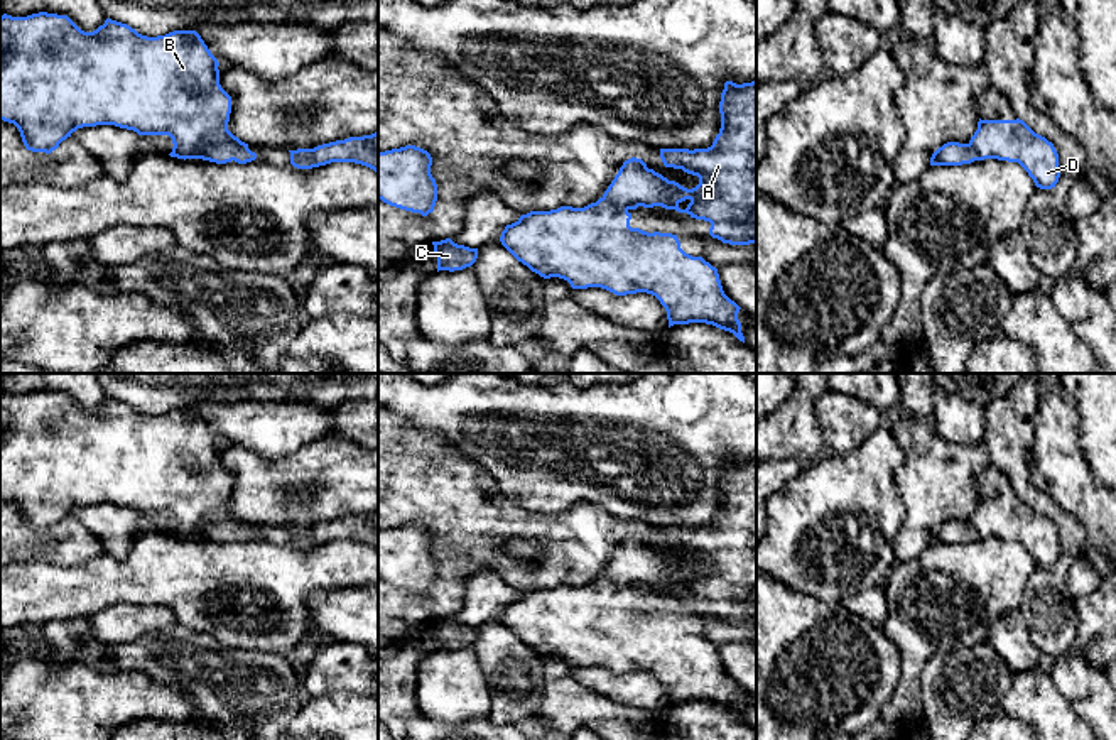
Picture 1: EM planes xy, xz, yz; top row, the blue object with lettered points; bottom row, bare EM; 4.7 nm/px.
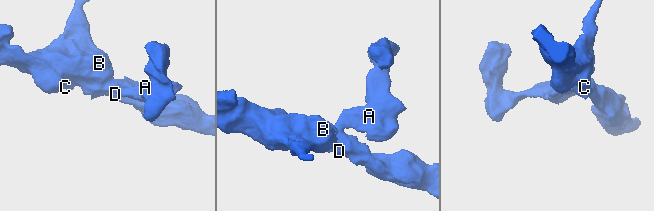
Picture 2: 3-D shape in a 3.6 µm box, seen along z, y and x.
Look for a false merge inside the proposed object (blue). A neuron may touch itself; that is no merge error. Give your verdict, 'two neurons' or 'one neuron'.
one neuron

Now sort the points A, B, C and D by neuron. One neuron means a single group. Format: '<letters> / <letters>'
A B C D

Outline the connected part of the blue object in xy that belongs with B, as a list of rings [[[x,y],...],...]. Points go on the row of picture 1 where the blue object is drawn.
[[[39,12],[27,17],[12,17],[3,14],[0,17],[0,120],[14,123],[22,137],[27,150],[51,154],[62,140],[71,137],[73,132],[83,127],[115,125],[120,128],[133,130],[138,135],[169,135],[172,139],[171,157],[177,159],[203,159],[216,164],[238,162],[246,164],[257,159],[257,154],[248,149],[228,130],[231,113],[231,96],[219,84],[219,63],[211,54],[204,41],[196,30],[174,30],[165,35],[147,37],[138,34],[127,24],[106,19],[93,32],[81,30],[68,15]]]

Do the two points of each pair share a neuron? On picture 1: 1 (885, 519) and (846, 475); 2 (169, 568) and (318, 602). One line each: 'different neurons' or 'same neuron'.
1: same neuron
2: different neurons

